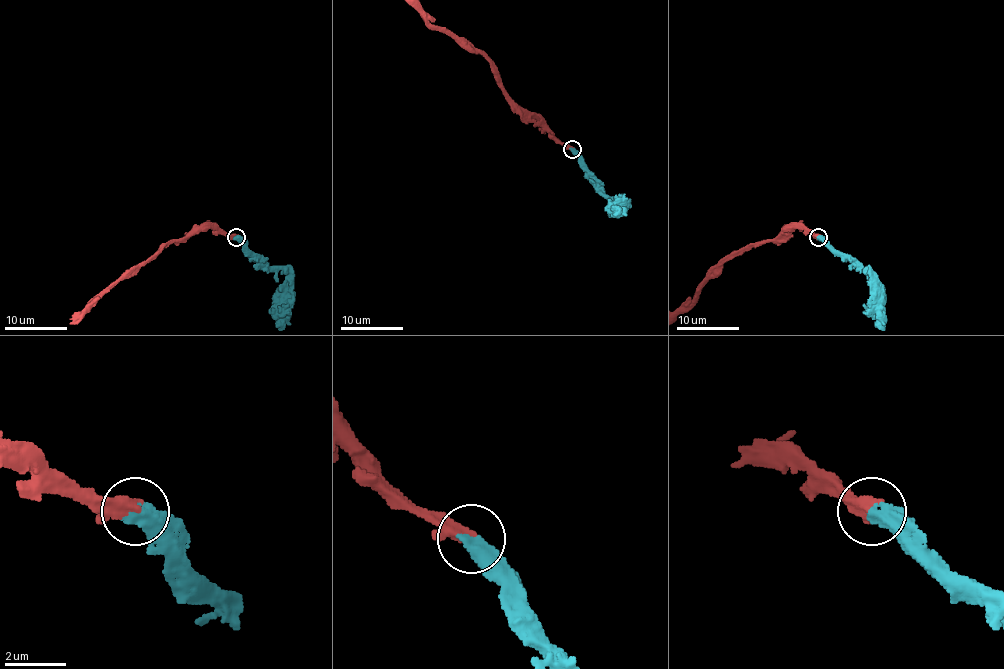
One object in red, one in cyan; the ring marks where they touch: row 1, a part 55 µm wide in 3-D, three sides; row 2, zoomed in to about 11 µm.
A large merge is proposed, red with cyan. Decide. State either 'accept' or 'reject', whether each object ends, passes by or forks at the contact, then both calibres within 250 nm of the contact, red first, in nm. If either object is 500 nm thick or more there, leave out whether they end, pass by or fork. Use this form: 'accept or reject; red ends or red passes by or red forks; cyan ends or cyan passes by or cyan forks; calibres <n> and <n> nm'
accept; calibres 440 and 500 nm

